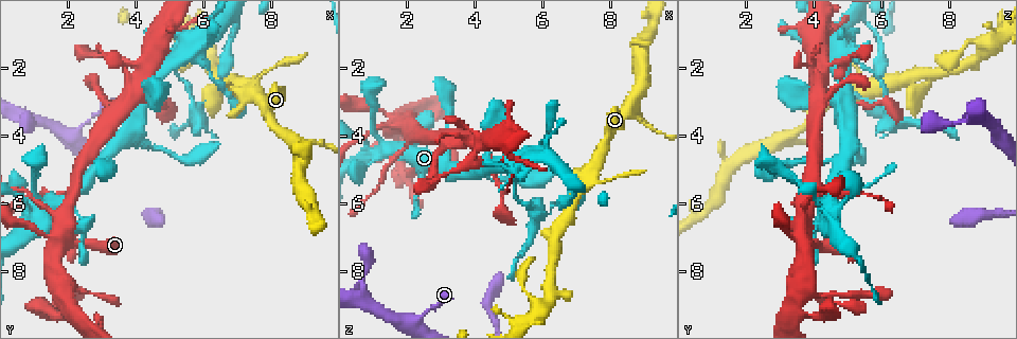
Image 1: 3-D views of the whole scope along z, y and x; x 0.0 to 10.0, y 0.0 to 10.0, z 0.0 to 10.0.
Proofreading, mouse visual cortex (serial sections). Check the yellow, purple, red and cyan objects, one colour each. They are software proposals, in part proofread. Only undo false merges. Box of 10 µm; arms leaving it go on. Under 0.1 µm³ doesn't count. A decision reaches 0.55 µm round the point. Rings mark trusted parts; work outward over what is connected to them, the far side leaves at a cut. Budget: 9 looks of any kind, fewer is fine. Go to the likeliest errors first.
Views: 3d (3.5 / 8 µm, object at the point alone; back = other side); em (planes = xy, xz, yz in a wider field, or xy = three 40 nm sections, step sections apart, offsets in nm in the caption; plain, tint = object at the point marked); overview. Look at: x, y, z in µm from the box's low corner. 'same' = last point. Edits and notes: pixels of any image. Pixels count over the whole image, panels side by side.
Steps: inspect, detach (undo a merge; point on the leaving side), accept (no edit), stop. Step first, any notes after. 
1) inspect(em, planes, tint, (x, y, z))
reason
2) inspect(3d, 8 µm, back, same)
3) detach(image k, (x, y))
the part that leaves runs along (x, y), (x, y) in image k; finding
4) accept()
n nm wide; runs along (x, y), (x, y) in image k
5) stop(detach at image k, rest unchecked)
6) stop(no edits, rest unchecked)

inspect(3d, 3.5 µm, (1.90, 7.00, 3.80))
arms run side by side

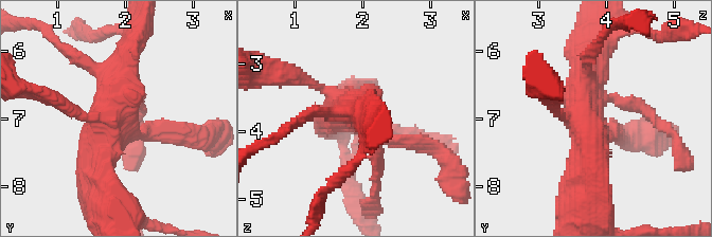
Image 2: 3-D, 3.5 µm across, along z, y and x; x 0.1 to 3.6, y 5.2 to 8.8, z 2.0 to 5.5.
accept()
runs along (173, 130), (118, 130), (127, 52) in image 2; continuous, no second cell

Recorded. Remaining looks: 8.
inspect(3d, 3.5 µm, (8.60, 3.95, 3.30))
three-way junction

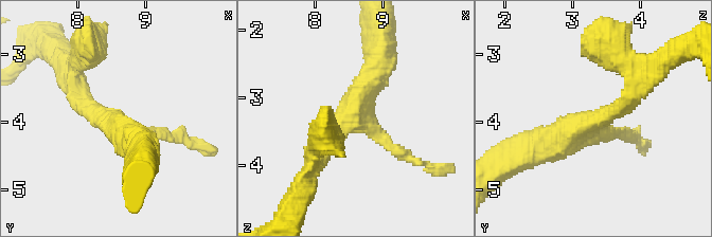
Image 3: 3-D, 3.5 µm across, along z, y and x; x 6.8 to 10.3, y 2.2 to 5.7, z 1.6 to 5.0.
inspect(em, planes, tint, (8.50, 4.05, 3.30))
3 arms; arms of 150, 250, 450 nm; need the tissue

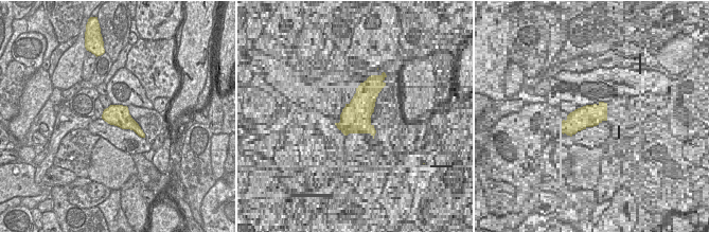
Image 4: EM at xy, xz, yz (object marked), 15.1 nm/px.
accept()
one cell here

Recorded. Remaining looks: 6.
inspect(3d, 3.5 µm, (2.35, 3.80, 9.30))
abrupt turn

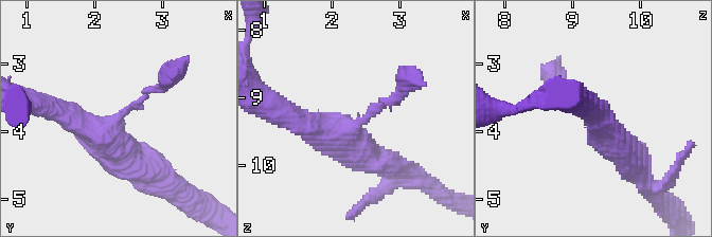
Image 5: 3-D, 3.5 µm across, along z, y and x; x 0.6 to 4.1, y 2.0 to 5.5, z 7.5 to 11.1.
inspect(em, xy, step 2, tint, (2.45, 3.75, 9.35))
now the EM

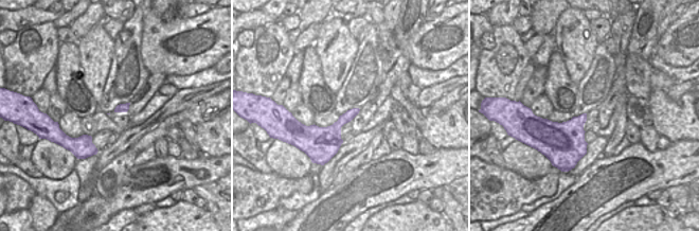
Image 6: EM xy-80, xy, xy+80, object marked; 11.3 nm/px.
inspect(em, xy, step 1, tint, same)
cut it another way

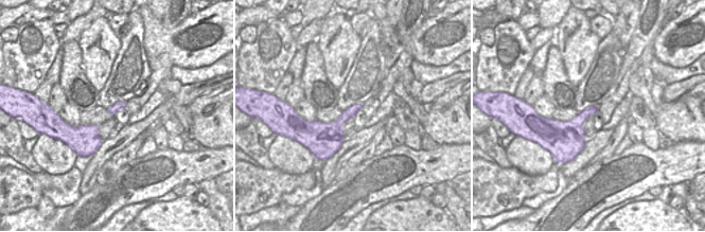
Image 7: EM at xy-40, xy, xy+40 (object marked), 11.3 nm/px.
accept()
runs along (406, 86), (348, 131), (302, 124) in image 5; all the same cell

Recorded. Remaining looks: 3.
inspect(3d, 8 µm, back, (5.35, 1.65, 4.90))
sharp bend

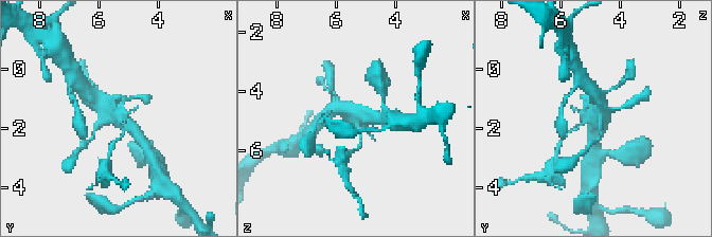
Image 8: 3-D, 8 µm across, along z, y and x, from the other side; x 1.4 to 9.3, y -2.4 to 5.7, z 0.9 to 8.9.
inspect(em, xy, step 1, tint, same)
now the EM

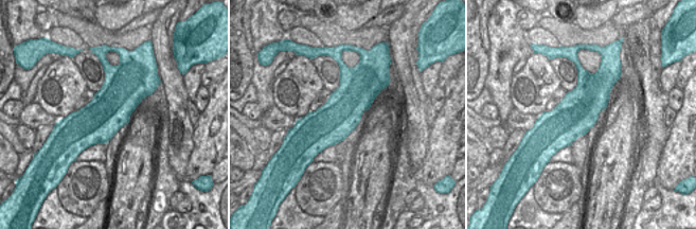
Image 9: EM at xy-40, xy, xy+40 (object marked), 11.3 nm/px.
detach(image 8, (359, 146))
the part that leaves runs along (361, 132), (359, 145), (345, 155) in image 8; two cells meet here

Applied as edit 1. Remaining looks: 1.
stop(detach at image 8, rest unchecked)

